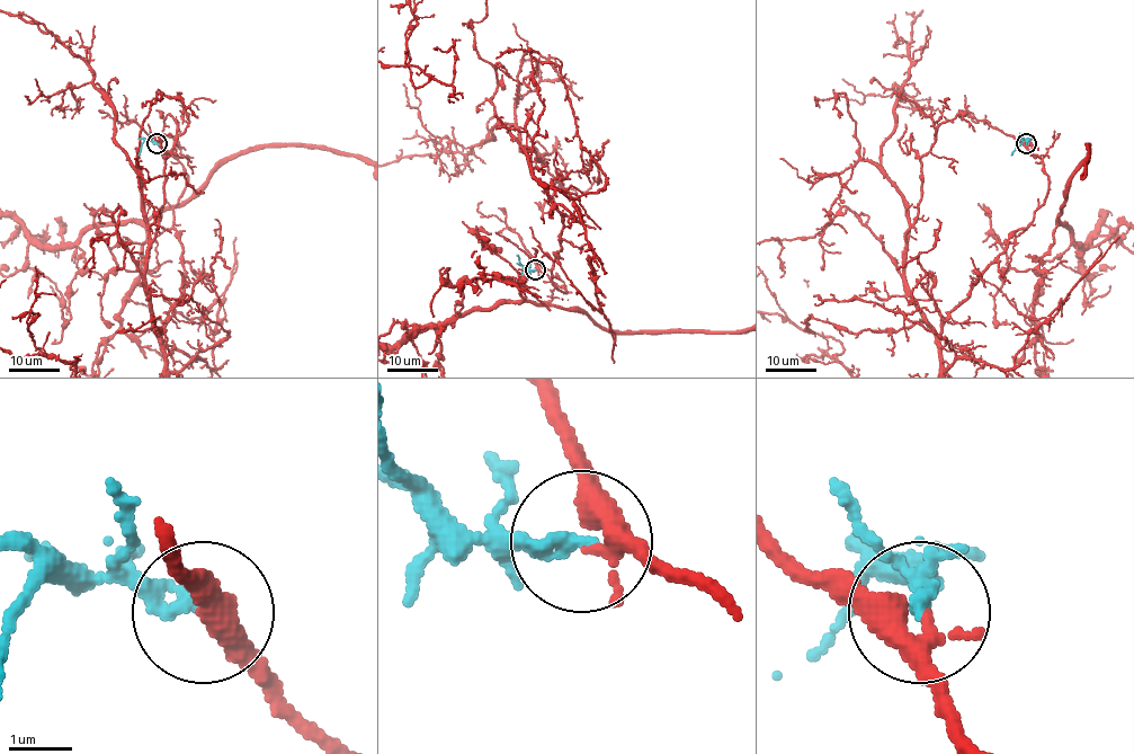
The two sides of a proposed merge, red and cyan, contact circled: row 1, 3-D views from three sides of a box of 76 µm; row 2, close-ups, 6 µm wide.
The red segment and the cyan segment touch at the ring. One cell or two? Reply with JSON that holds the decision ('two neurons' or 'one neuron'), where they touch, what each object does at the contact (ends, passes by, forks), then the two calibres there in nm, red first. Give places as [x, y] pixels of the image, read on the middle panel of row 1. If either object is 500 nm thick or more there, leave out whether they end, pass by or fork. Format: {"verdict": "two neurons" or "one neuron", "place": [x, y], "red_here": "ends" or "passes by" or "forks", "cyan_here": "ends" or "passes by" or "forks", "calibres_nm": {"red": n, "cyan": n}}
{"verdict": "one neuron", "place": [535, 269], "red_here": "forks", "cyan_here": "ends", "calibres_nm": {"red": 160, "cyan": 240}}

